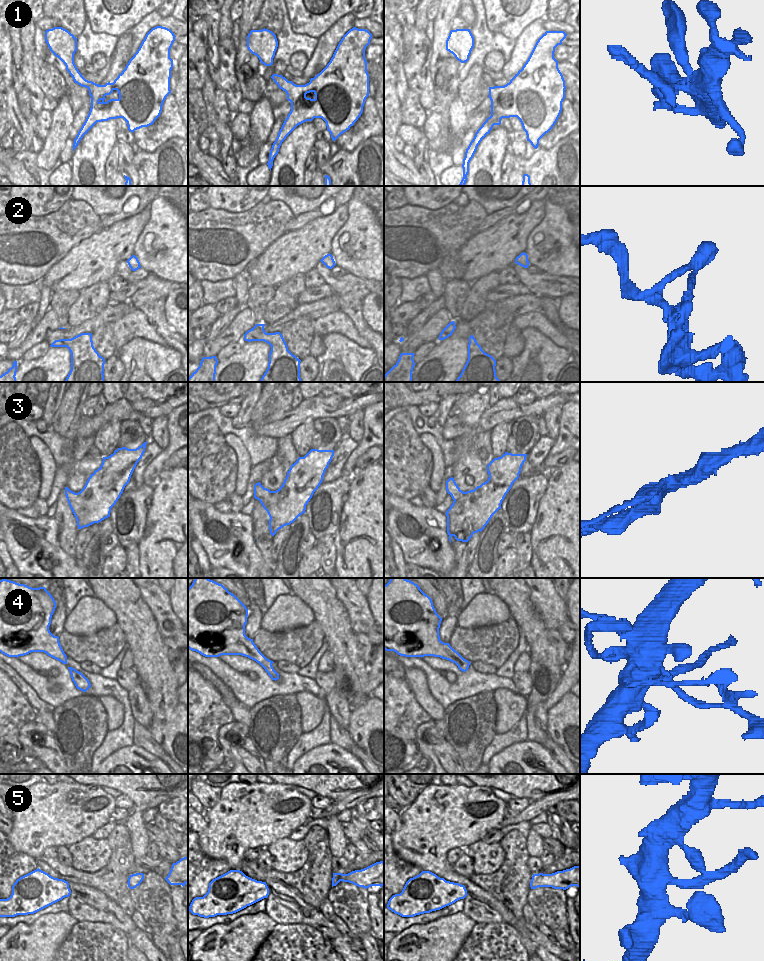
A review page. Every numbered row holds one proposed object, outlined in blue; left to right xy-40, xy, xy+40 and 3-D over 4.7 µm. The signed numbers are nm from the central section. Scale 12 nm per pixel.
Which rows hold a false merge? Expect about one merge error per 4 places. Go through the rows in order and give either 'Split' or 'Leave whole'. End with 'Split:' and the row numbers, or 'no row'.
1: Leave whole
2: Split
3: Split
4: Split
5: Leave whole
Split: 2, 3, 4

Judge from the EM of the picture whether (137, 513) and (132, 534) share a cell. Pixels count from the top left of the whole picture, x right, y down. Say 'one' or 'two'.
one

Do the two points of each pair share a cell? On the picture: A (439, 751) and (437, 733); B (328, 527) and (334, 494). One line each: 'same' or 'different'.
A: different
B: same

